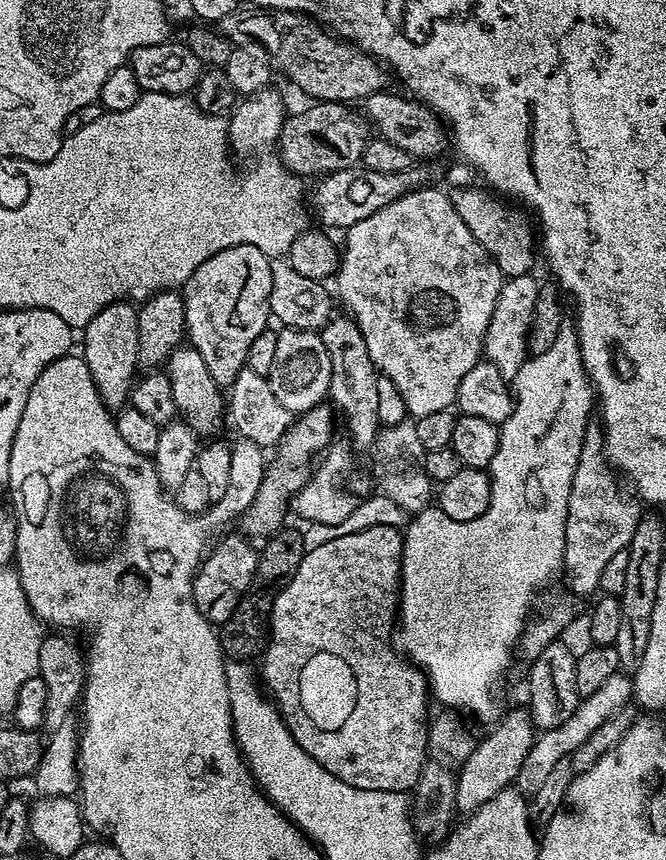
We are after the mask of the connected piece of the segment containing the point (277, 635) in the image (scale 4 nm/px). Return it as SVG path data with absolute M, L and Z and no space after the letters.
M370 526L360 533L346 534L345 537L331 539L314 550L305 552L302 562L291 573L288 585L276 596L276 601L270 604L270 631L268 642L258 664L258 676L263 687L270 693L271 699L280 709L280 717L286 722L290 734L330 774L342 778L350 786L358 790L390 790L391 792L411 793L419 776L422 774L423 763L426 762L427 738L430 723L428 700L430 704L430 689L428 677L405 658L394 647L394 629L398 624L398 609L400 607L400 563L404 557L404 537L401 529L390 526Z

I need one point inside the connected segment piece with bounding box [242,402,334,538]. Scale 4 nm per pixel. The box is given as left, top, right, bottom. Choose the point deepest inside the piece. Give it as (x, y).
(310, 434)

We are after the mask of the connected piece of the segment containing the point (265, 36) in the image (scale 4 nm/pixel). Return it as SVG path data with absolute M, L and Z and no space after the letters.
M237 6L234 14L226 14L226 18L218 21L218 32L231 40L233 45L260 44L266 50L273 69L280 72L288 80L293 80L308 96L313 96L313 101L363 101L375 92L385 91L389 87L388 76L390 72L375 56L360 51L354 44L327 31L323 24L315 21L310 16L303 16L301 12L281 12L266 8L254 8L251 6Z

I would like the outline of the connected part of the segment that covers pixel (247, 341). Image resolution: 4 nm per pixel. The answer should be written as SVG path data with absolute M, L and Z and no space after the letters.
M230 246L202 262L182 285L186 340L202 354L221 386L231 385L249 363L256 339L269 327L272 260L258 246Z

